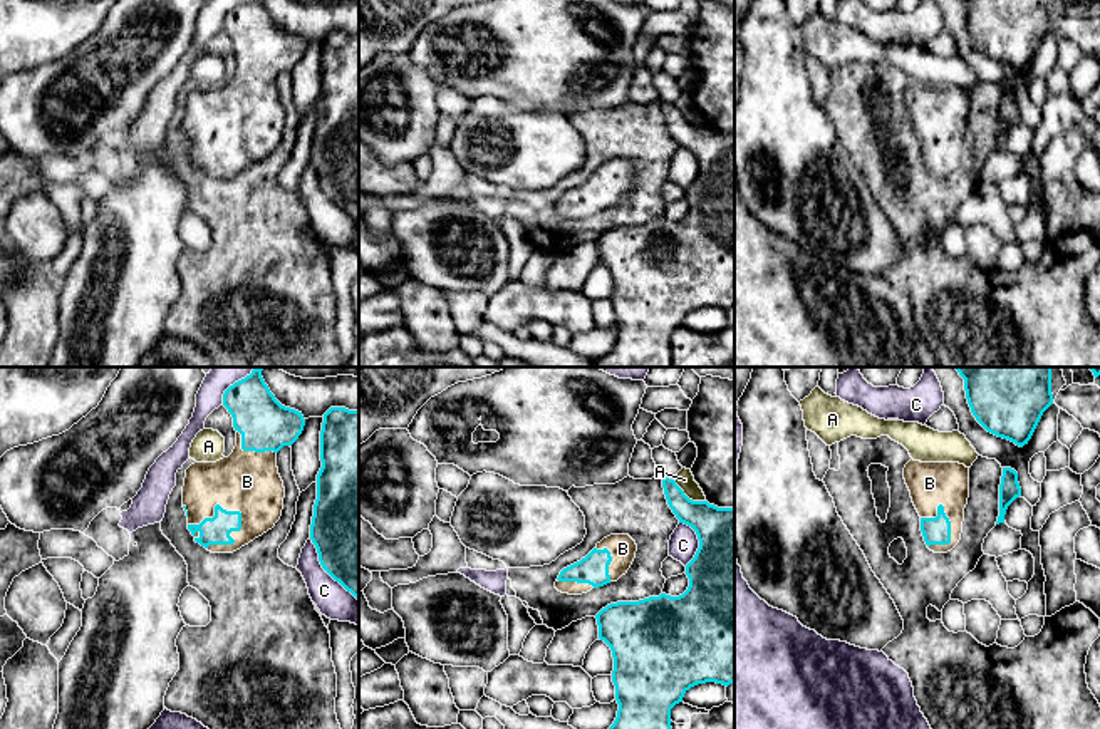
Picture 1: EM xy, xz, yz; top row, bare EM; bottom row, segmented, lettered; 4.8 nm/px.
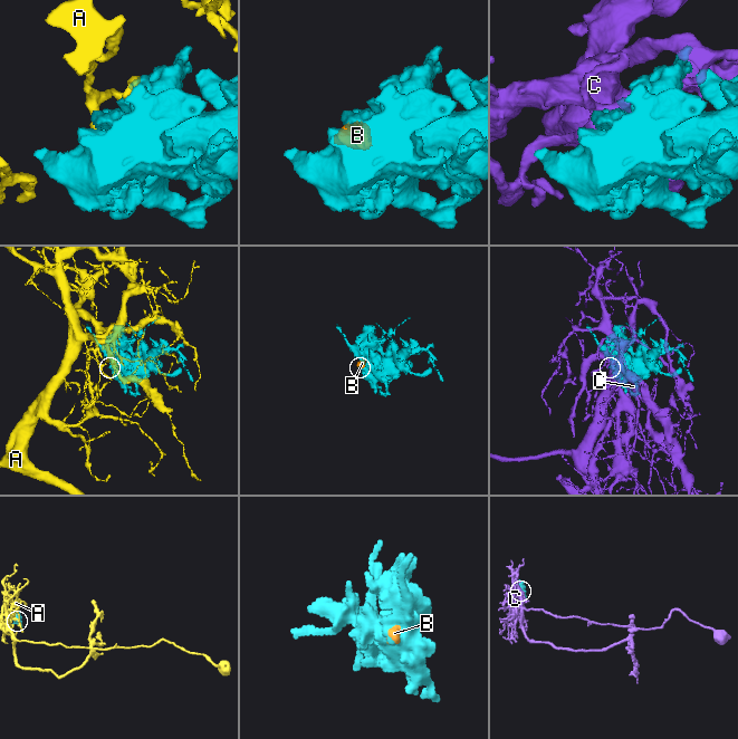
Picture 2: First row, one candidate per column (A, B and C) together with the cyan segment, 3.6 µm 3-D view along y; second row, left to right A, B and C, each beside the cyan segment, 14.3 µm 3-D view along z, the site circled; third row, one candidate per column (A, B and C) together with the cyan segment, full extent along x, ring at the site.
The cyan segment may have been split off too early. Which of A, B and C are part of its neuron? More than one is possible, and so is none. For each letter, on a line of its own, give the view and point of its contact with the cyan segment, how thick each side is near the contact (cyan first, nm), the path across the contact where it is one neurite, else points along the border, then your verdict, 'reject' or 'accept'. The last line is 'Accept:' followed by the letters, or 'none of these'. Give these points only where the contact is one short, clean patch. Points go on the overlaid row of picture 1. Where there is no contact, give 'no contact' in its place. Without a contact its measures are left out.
A: contact xz (686, 496); calibres 240 and 90 nm; reject
B: contact xy (215, 510); calibres 130 and 300 nm; accept
C: contact xy (326, 570); calibres 440 and 160 nm; reject
Accept: B

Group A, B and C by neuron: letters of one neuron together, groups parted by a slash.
A / B / C

